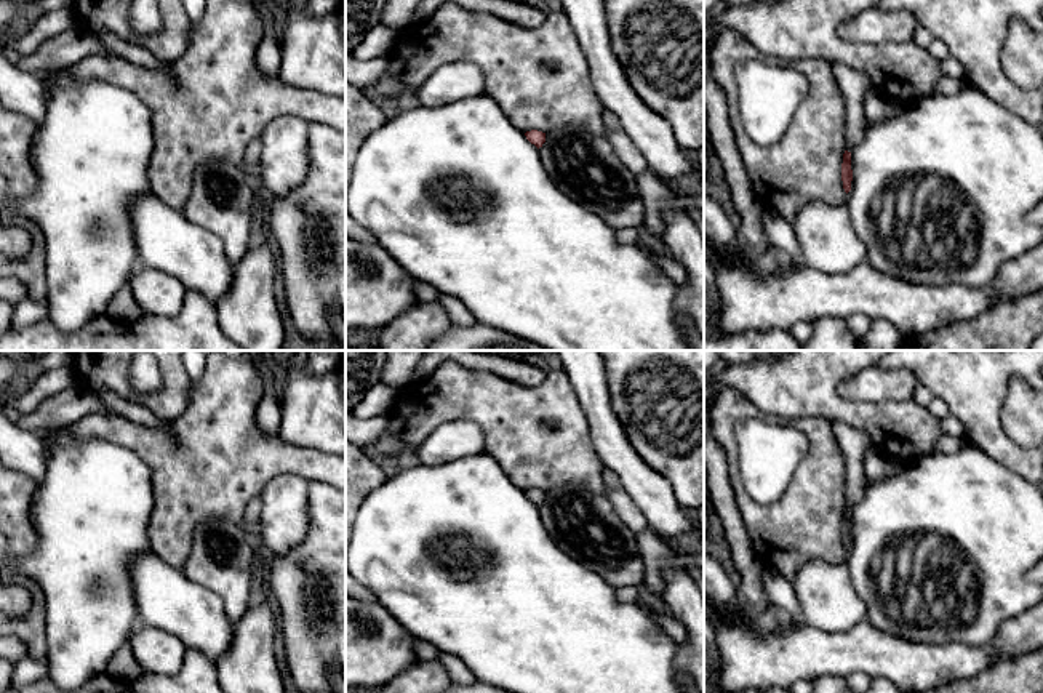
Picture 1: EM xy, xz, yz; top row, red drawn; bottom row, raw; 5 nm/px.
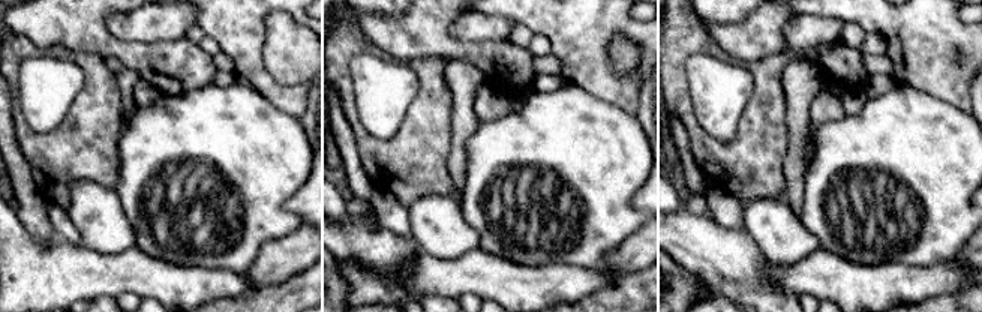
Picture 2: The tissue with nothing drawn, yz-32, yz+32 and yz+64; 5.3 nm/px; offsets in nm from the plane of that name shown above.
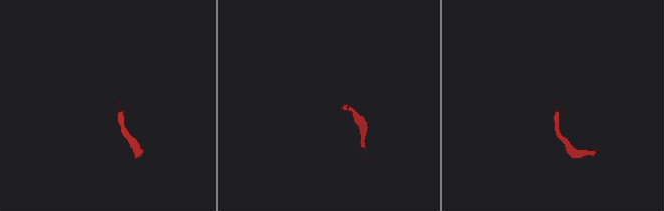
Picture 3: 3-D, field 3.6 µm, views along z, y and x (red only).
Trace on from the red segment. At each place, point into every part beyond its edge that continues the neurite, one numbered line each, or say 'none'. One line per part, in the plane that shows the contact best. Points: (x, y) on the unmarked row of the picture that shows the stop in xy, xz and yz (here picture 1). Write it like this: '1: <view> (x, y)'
1: yz (853, 442)

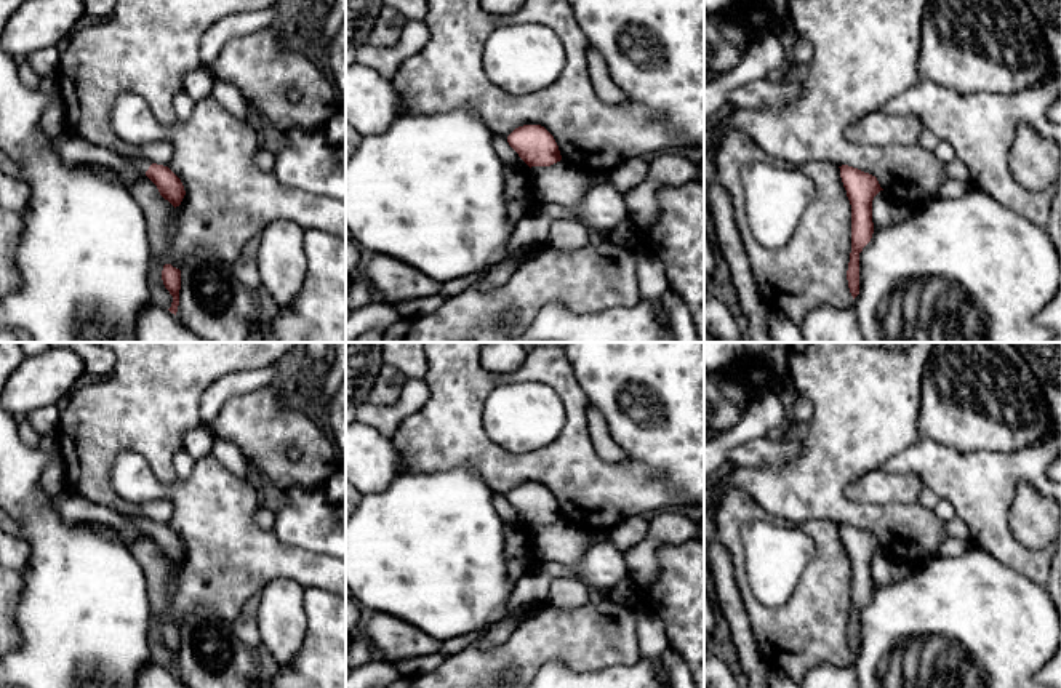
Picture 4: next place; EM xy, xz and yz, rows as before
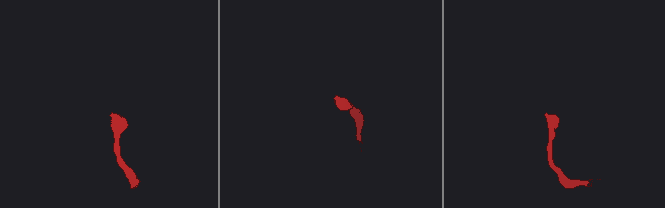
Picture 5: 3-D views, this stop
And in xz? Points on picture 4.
none

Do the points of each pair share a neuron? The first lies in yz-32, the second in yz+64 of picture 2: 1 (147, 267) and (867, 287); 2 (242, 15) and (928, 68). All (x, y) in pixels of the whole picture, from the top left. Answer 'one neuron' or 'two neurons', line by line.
1: one neuron
2: one neuron

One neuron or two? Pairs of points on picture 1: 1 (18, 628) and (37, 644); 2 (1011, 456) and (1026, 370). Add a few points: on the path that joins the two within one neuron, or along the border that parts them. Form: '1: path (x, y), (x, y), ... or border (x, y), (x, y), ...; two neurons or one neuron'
1: path (23, 629), (32, 639); one neuron
2: path (991, 431), (991, 391), (1000, 381); one neuron

